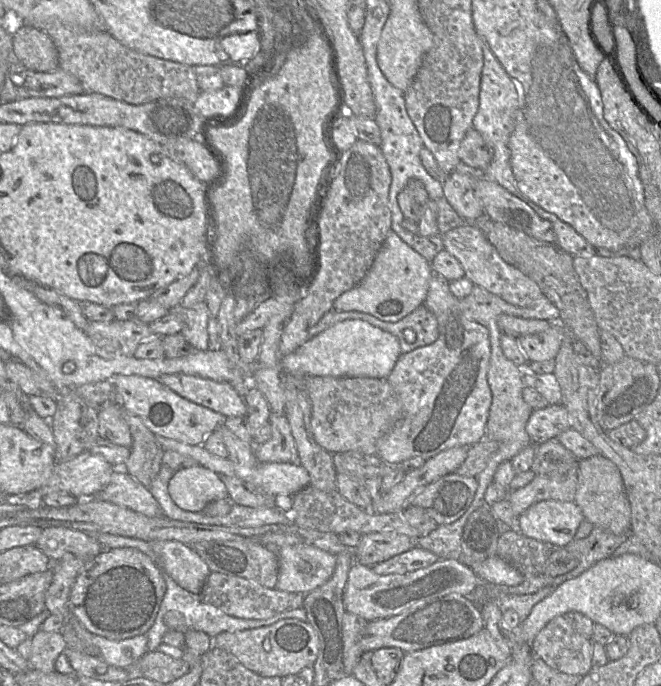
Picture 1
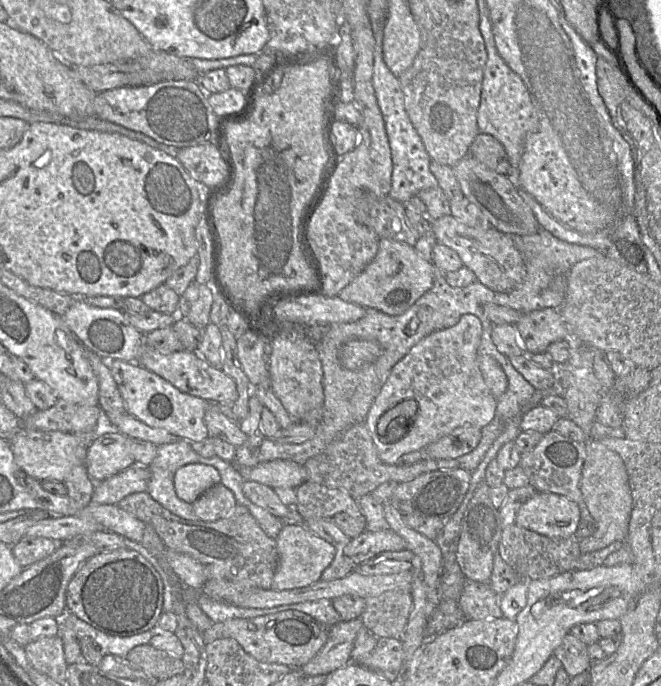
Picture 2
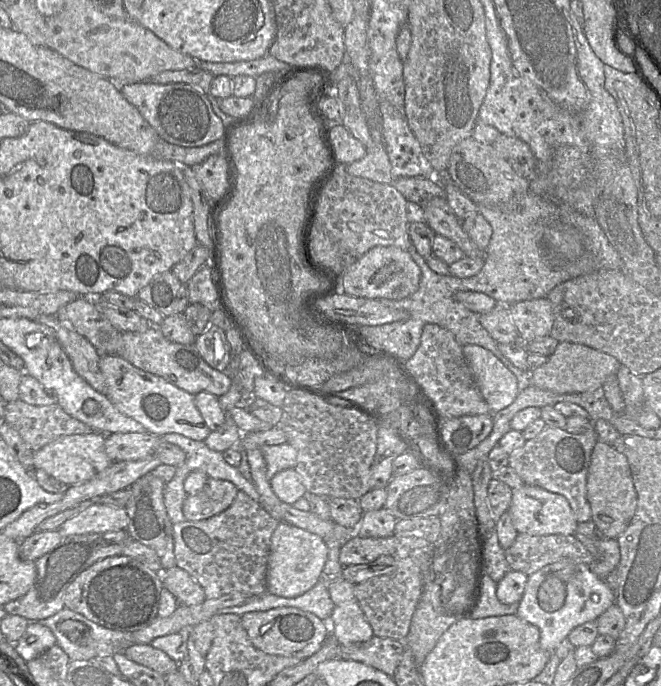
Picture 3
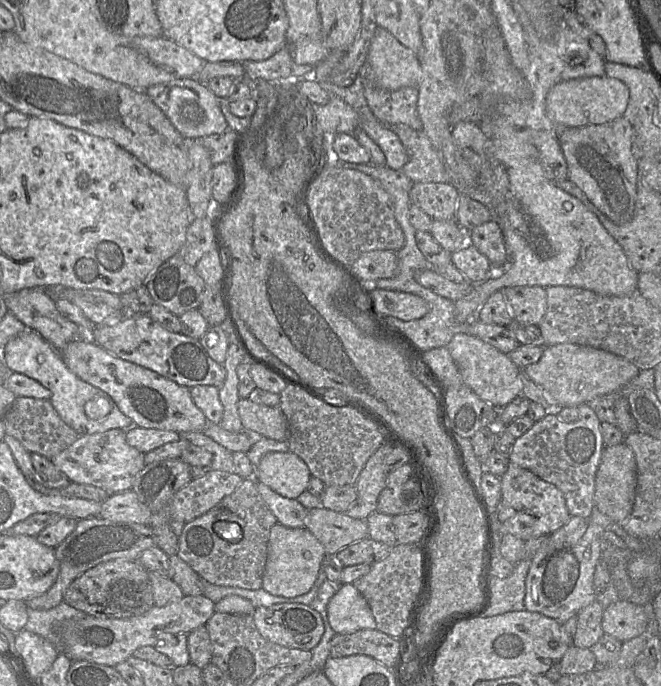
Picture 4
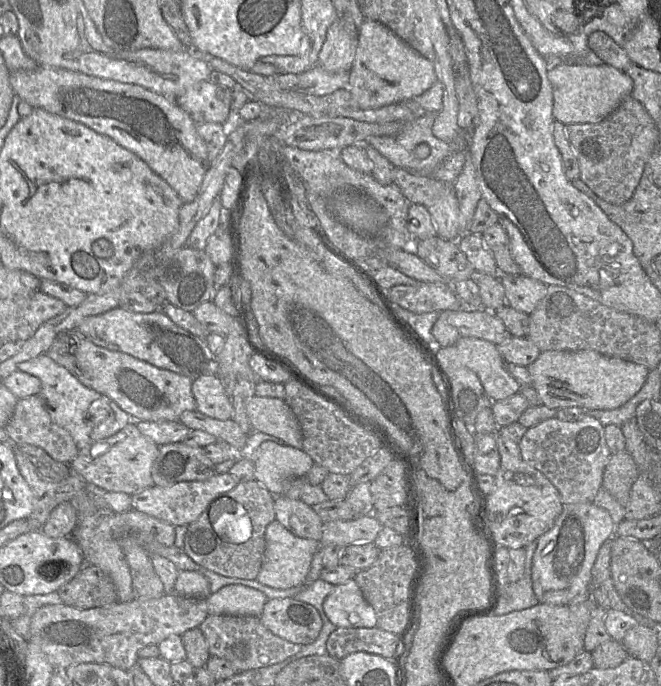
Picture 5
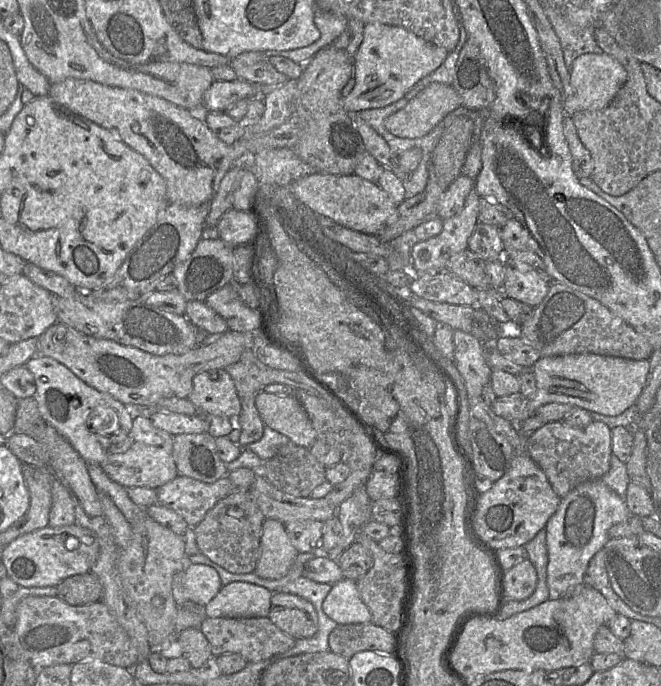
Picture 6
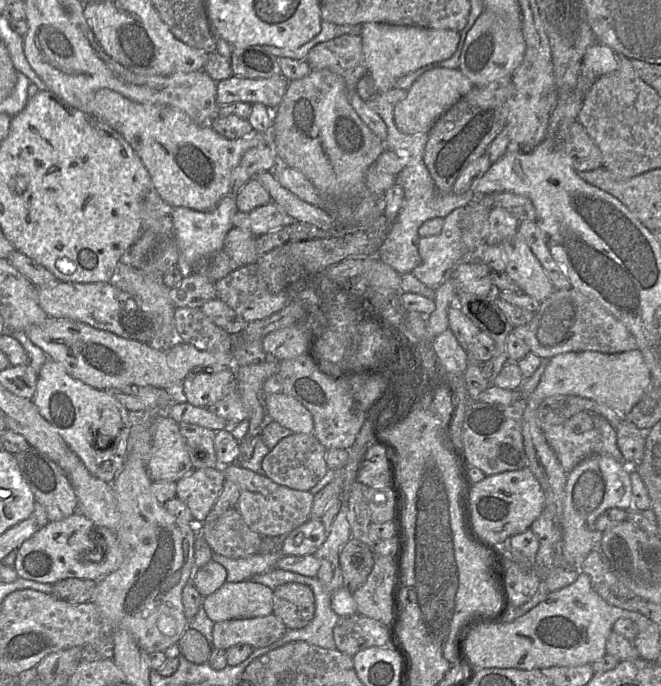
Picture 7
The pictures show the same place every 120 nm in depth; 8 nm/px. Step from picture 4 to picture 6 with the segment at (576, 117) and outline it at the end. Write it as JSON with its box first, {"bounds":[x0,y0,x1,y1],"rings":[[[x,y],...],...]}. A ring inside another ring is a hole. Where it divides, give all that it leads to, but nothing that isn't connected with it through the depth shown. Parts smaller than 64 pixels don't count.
{"bounds":[563,52,627,117],"rings":[[[604,52],[580,55],[569,69],[569,75],[572,91],[563,100],[564,113],[569,117],[581,111],[605,108],[627,80],[627,73],[623,66]]]}

